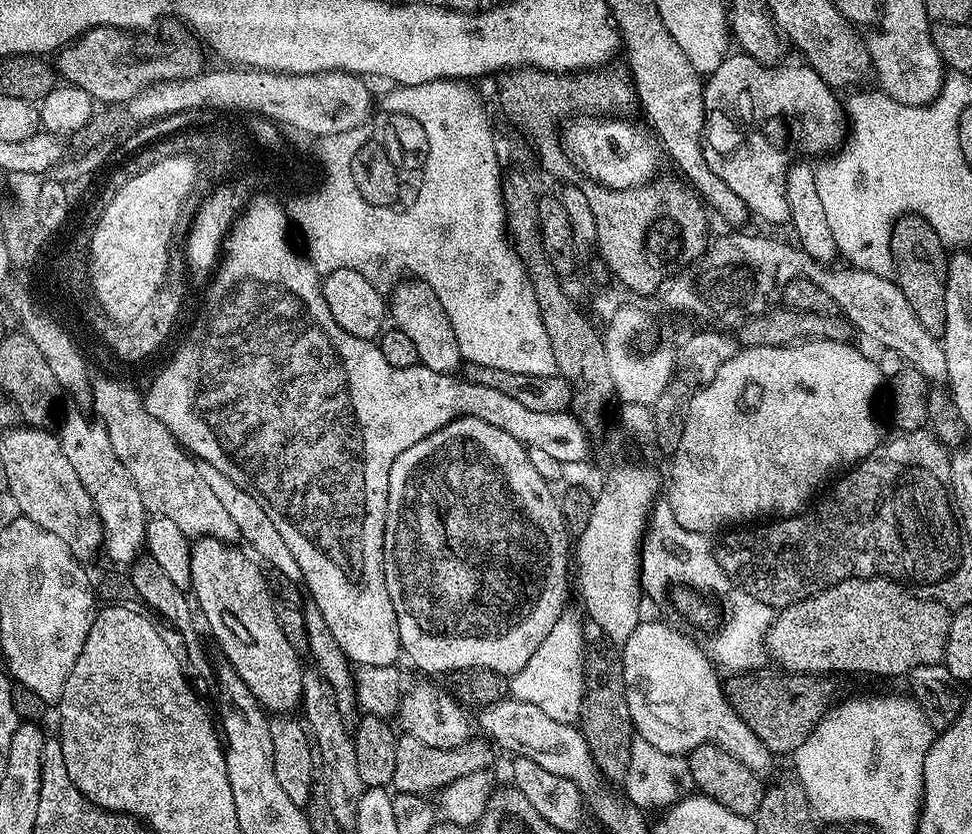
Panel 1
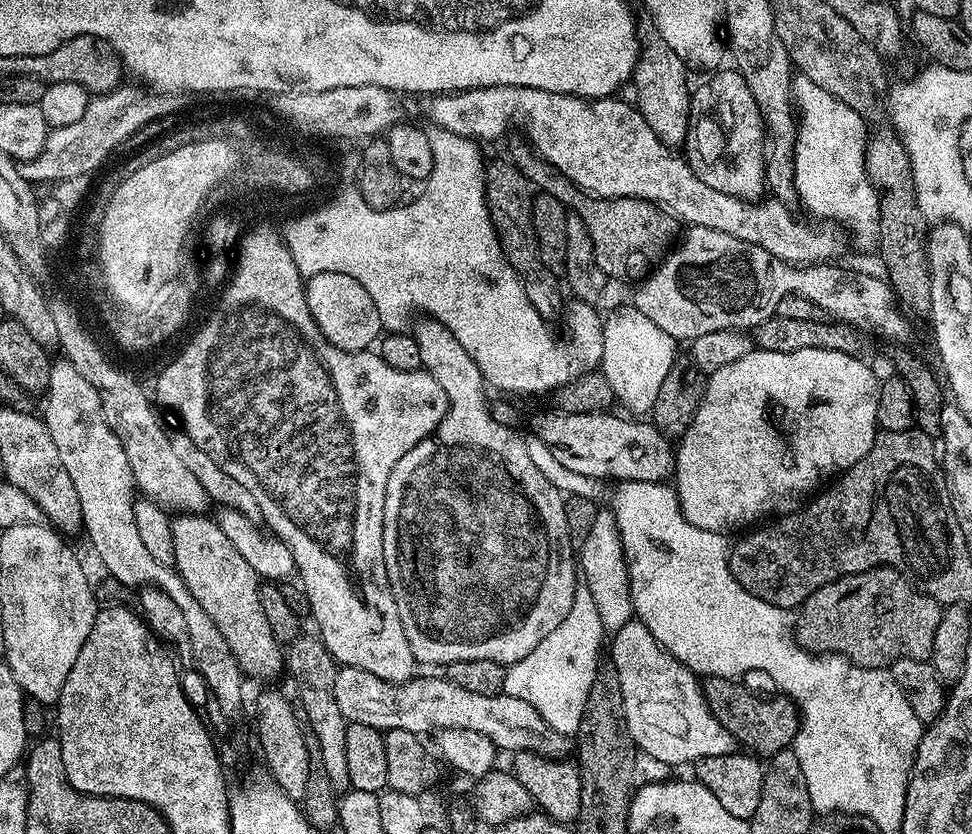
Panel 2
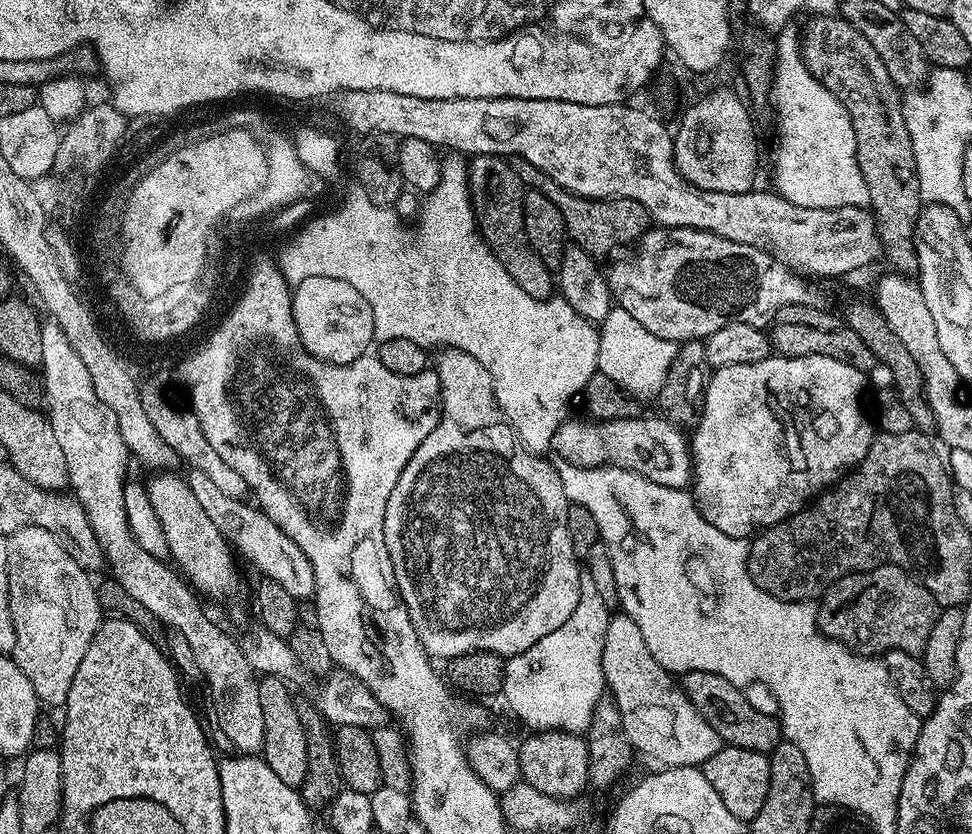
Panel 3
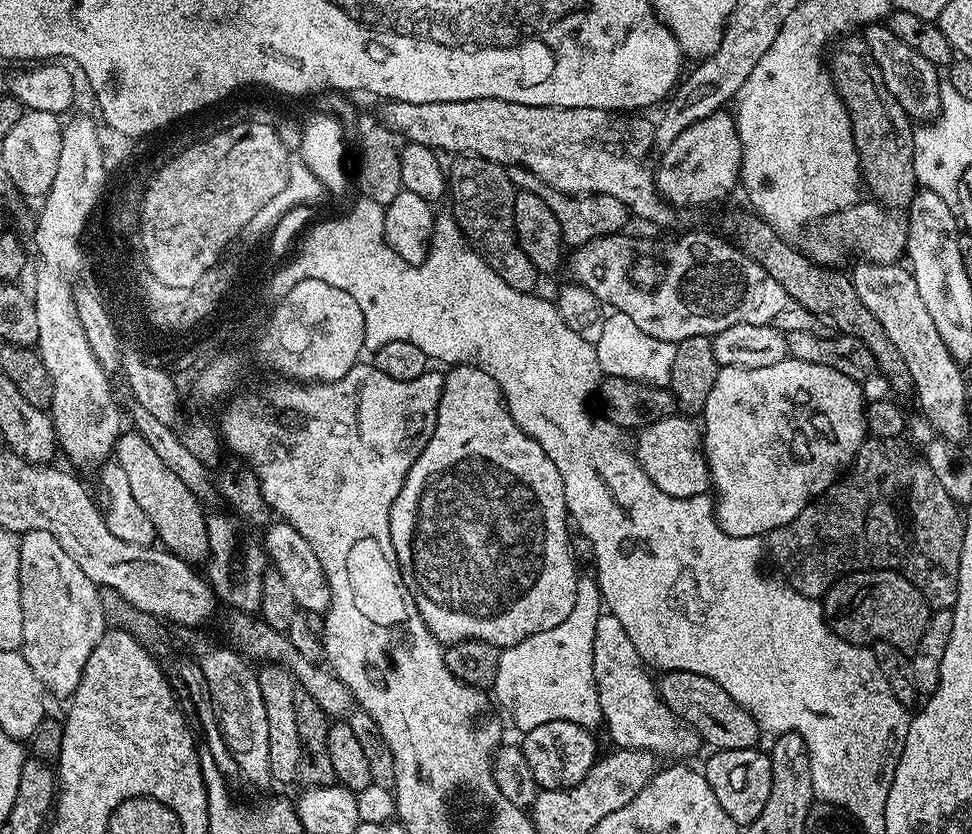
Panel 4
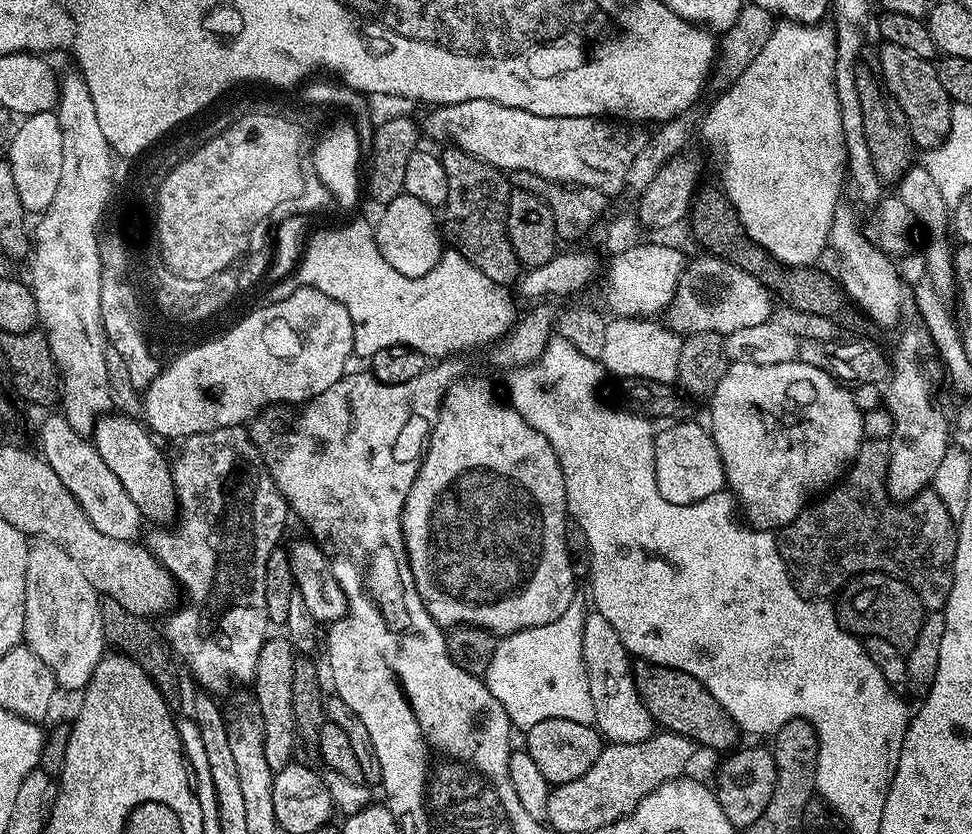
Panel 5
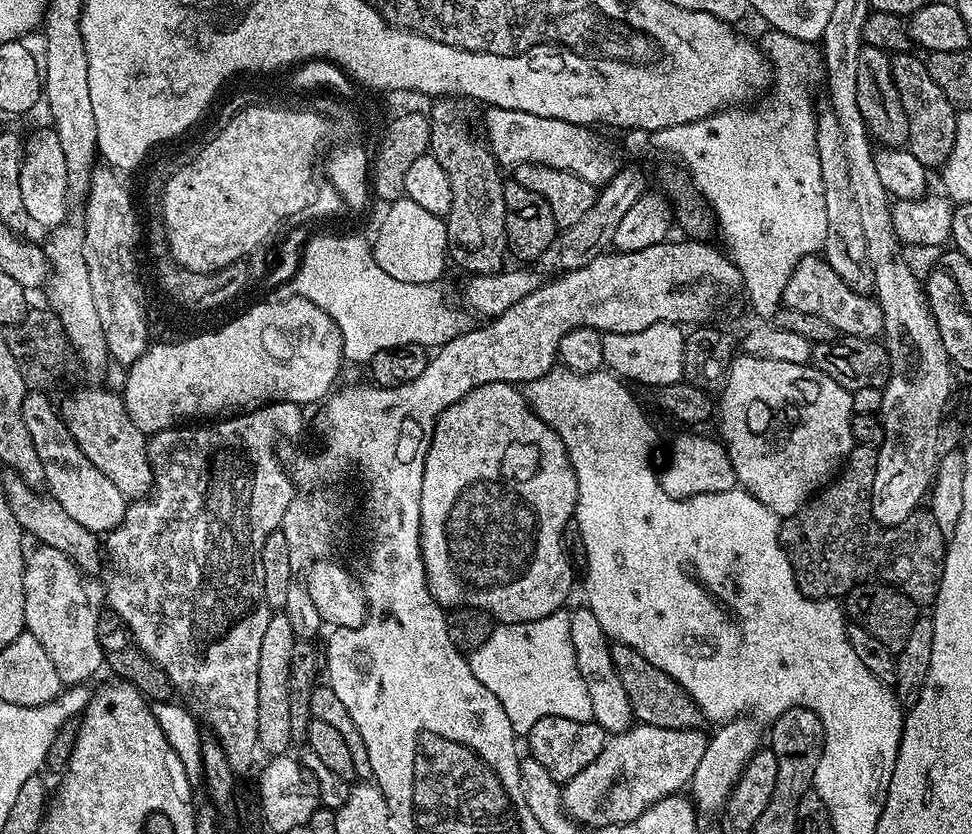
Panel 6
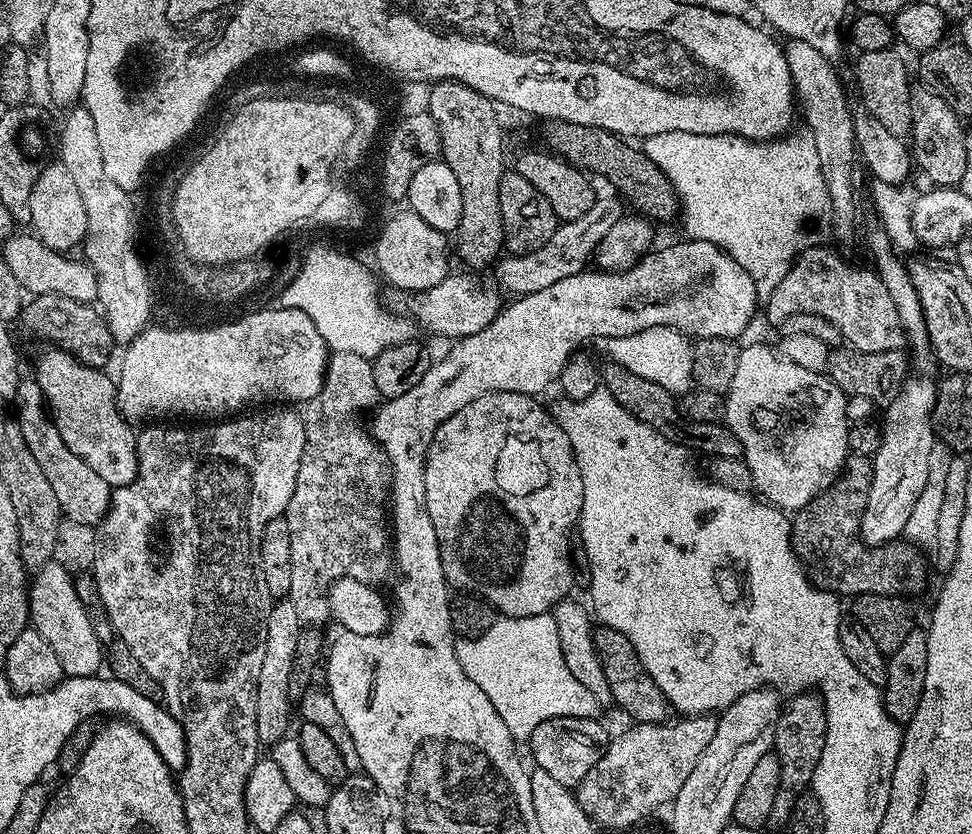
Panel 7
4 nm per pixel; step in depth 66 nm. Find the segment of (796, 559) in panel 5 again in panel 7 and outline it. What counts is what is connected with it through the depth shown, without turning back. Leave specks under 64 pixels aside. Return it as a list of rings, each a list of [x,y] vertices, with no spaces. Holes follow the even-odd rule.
[[[849,453],[840,475],[826,490],[814,497],[806,507],[795,513],[792,526],[792,548],[805,568],[808,580],[824,592],[832,592],[837,597],[855,598],[866,593],[883,596],[899,596],[908,592],[920,592],[928,580],[928,568],[919,556],[917,545],[909,542],[893,542],[879,546],[869,546],[860,539],[861,516],[869,497],[872,481],[872,462],[869,457]]]

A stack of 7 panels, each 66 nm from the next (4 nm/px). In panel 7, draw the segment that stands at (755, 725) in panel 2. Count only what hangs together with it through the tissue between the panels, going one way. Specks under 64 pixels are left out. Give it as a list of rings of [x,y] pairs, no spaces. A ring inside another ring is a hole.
[[[603,626],[597,627],[595,631],[593,631],[592,637],[594,638],[594,646],[598,650],[598,660],[602,662],[602,672],[606,674],[606,682],[608,683],[608,689],[612,694],[612,704],[615,705],[615,707],[620,707],[621,710],[629,716],[629,721],[635,722],[637,724],[665,723],[665,721],[669,719],[668,712],[670,713],[670,705],[668,703],[668,699],[665,698],[665,696],[662,694],[662,690],[658,690],[658,686],[654,682],[654,678],[650,678],[650,674],[642,666],[642,662],[638,658],[638,650],[634,650],[634,646],[630,646],[630,638],[626,638],[626,634],[618,634],[618,630],[614,630],[613,628],[606,628]]]

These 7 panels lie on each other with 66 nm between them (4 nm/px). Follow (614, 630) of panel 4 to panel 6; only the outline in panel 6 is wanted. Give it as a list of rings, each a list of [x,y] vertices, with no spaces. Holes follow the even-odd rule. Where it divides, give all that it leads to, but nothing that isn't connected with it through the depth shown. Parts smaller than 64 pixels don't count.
[[[591,607],[571,609],[570,642],[574,650],[574,662],[578,662],[578,674],[590,694],[592,720],[608,734],[628,731],[634,724],[630,698],[626,698],[626,690],[622,690],[622,682],[618,679],[618,670],[614,670],[610,637],[602,630]]]

